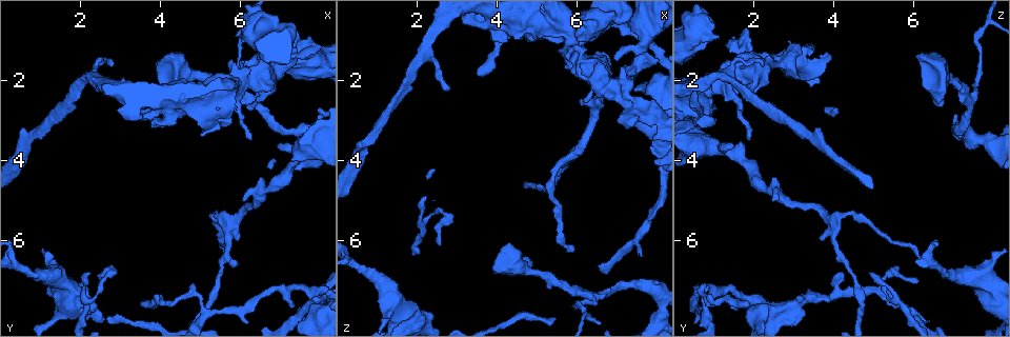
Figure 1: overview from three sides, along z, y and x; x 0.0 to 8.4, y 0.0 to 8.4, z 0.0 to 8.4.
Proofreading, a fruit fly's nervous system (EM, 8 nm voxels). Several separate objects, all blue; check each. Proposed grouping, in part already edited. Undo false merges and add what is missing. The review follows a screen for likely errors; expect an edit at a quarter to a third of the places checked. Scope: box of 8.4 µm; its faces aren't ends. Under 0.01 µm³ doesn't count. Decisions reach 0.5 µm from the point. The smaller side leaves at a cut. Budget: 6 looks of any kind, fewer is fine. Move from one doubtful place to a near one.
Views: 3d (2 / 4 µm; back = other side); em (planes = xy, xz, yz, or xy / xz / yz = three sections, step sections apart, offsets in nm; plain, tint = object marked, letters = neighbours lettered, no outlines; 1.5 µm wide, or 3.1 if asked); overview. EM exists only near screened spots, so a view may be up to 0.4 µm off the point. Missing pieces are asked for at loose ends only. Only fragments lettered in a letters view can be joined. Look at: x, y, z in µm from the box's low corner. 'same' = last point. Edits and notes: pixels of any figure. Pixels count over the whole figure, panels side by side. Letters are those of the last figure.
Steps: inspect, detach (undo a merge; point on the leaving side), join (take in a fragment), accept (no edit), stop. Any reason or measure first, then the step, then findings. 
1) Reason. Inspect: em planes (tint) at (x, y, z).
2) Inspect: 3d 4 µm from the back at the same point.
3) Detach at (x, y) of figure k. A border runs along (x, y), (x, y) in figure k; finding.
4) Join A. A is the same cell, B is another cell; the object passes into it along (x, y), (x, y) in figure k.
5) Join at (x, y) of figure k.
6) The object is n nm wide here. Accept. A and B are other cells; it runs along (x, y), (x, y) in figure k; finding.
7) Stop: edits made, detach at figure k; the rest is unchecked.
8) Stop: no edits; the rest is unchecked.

A fork. Inspect: 3d 2 µm at (5.10, 7.80, 0.80).

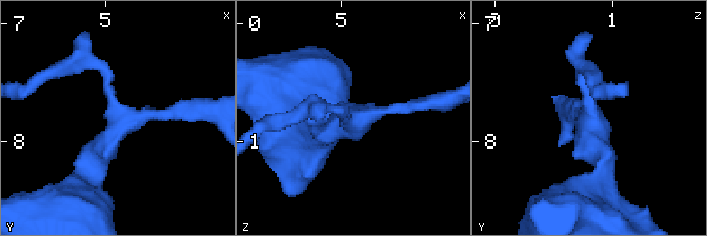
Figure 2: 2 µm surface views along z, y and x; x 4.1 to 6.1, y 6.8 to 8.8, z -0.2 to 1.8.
3 arms meet here; now the EM. Inspect: em xy step 4 (tint) at (5.18, 7.78, 0.78).

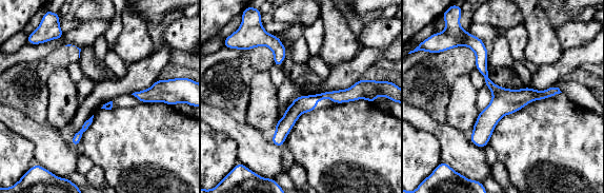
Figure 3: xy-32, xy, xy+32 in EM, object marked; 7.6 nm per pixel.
Cut it another way. Inspect: em planes (letters) at the same point.

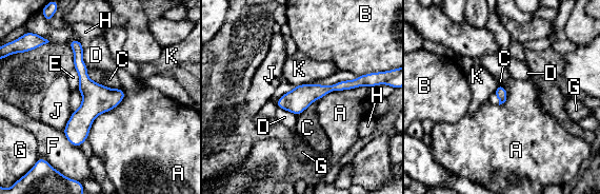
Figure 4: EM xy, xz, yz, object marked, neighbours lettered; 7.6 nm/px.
The object is 90 nm wide here. Accept. A, B, C, D, E, F, G, H, J and K are other cells; continuous, no second neuron.

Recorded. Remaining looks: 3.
Tapers out. Inspect: em planes (tint) at (2.60, 7.00, 6.05).

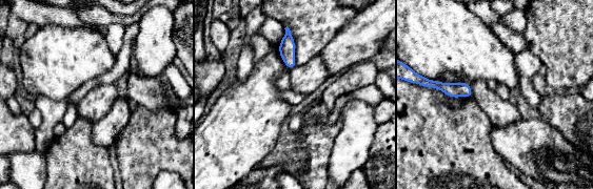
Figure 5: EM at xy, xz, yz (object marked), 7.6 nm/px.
What lies round it. Inspect: em planes (letters) at the same point.

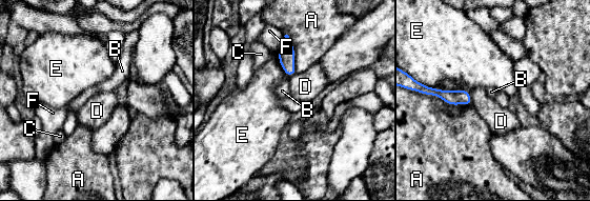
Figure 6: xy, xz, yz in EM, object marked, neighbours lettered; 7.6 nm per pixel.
The longest contact is with A, 600 nm. Accept. A, B, C, D, E and F are other cells; it runs along (402, 84), (463, 97), (468, 102) in figure 6; no lettered fragment goes on from it.

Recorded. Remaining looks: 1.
Stop: no edits; the rest is unchecked.

